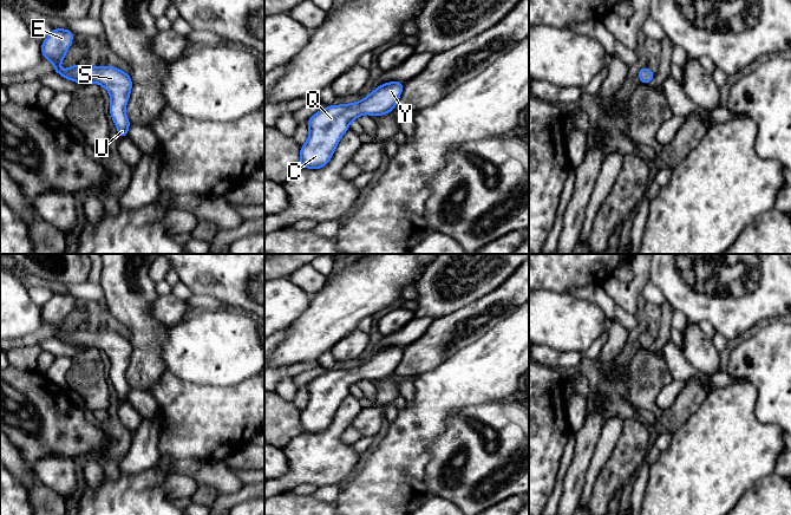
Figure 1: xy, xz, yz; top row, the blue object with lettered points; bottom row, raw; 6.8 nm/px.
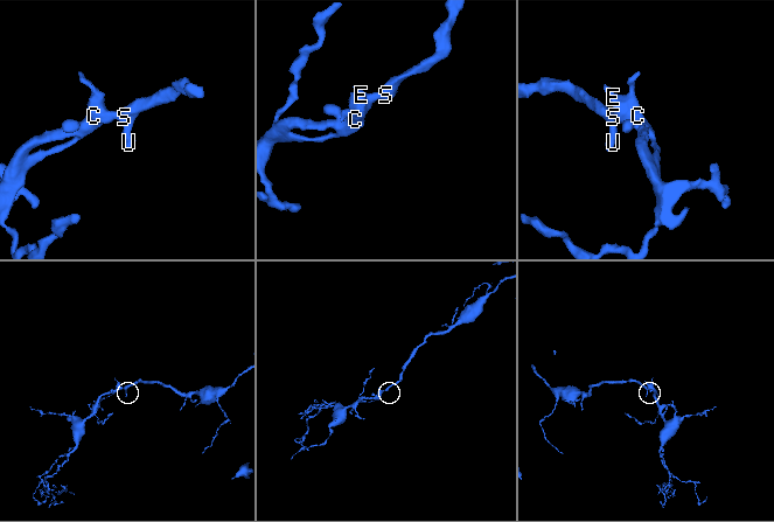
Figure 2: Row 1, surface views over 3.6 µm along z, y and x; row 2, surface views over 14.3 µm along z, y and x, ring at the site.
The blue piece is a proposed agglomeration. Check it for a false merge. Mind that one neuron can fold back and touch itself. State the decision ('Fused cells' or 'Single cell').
Single cell

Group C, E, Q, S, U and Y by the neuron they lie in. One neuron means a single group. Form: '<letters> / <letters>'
C E Q S U Y

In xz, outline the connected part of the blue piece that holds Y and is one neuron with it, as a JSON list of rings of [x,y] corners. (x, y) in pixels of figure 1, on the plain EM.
[[[401,346],[385,347],[360,366],[329,370],[312,379],[308,383],[308,404],[300,413],[300,431],[326,431],[349,387],[364,378],[383,380],[394,374],[404,350]]]

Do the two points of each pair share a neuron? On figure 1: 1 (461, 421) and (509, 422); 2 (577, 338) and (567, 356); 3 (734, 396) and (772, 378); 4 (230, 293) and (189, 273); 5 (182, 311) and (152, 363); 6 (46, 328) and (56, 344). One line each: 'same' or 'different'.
1: same
2: different
3: different
4: same
5: different
6: different

